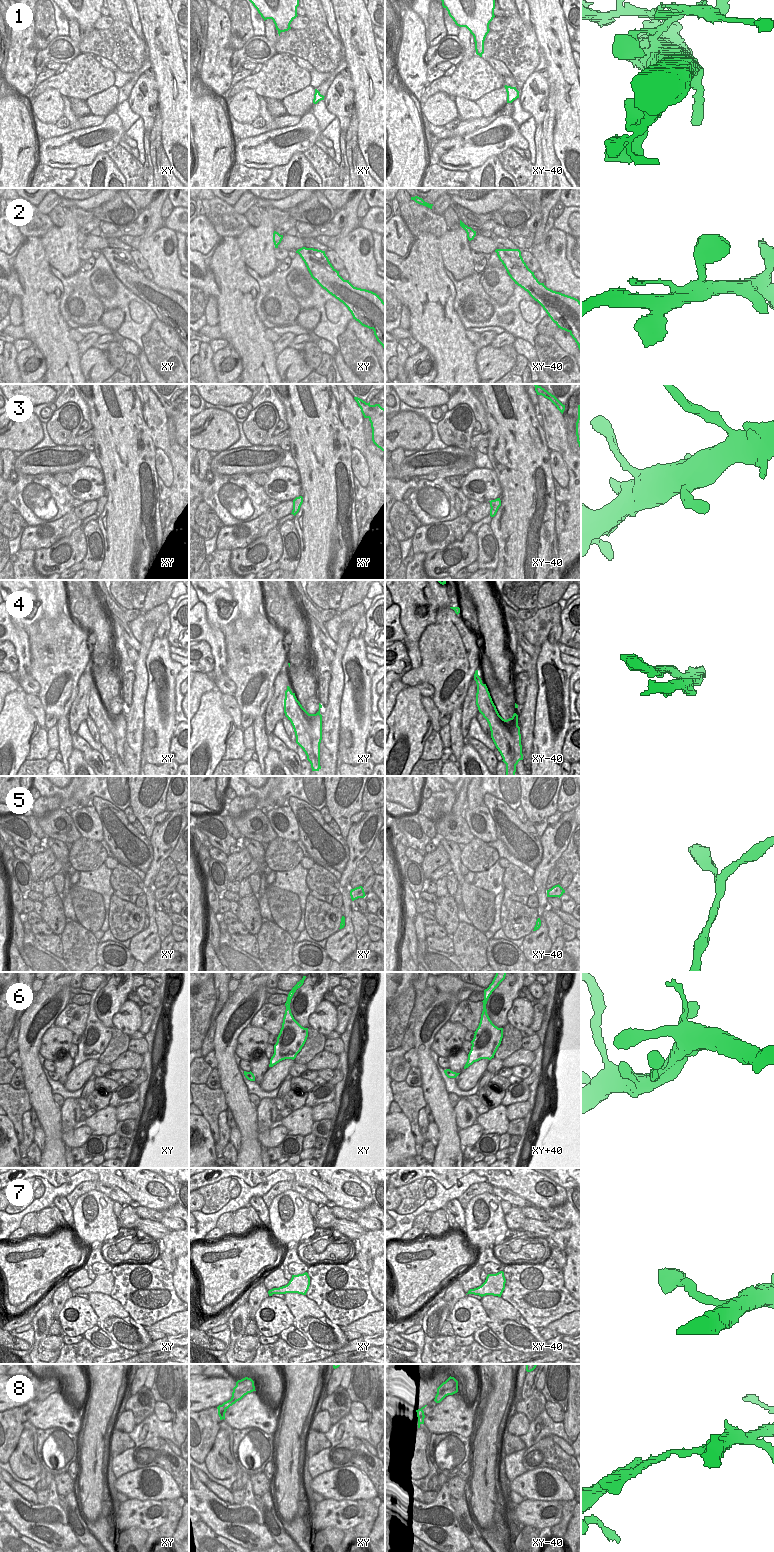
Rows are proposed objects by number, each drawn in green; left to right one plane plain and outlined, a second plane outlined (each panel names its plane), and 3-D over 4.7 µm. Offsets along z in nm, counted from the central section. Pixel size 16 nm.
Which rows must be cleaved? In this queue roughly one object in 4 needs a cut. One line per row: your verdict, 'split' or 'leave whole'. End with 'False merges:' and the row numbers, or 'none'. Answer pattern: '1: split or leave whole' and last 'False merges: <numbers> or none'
1: leave whole
2: leave whole
3: leave whole
4: split
5: leave whole
6: leave whole
7: leave whole
8: split
False merges: 4, 8

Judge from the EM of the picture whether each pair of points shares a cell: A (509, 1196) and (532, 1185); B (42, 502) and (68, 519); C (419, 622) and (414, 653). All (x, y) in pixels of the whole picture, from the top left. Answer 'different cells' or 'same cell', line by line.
A: different cells
B: different cells
C: different cells

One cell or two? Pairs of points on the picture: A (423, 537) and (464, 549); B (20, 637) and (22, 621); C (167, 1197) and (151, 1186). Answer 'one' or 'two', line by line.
A: two
B: two
C: one

